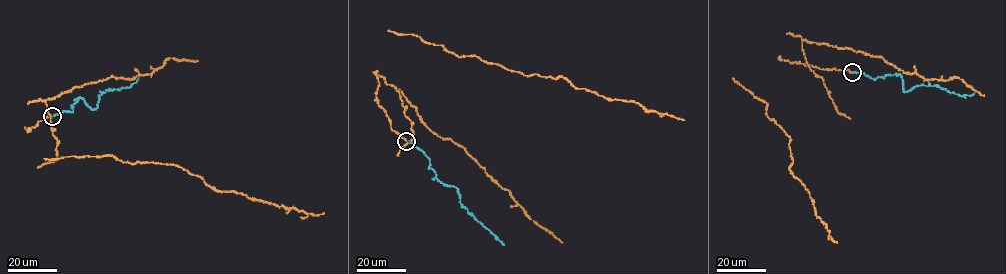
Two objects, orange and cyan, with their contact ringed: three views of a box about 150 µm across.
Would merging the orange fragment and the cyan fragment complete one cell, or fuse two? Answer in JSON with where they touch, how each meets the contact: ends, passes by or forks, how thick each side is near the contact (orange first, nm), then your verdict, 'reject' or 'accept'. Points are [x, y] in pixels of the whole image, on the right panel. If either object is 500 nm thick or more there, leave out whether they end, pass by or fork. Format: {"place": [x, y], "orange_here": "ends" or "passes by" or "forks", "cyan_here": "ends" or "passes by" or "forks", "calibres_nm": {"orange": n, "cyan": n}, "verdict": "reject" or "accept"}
{"place": [852, 72], "orange_here": "ends", "cyan_here": "ends", "calibres_nm": {"orange": 280, "cyan": 180}, "verdict": "accept"}

